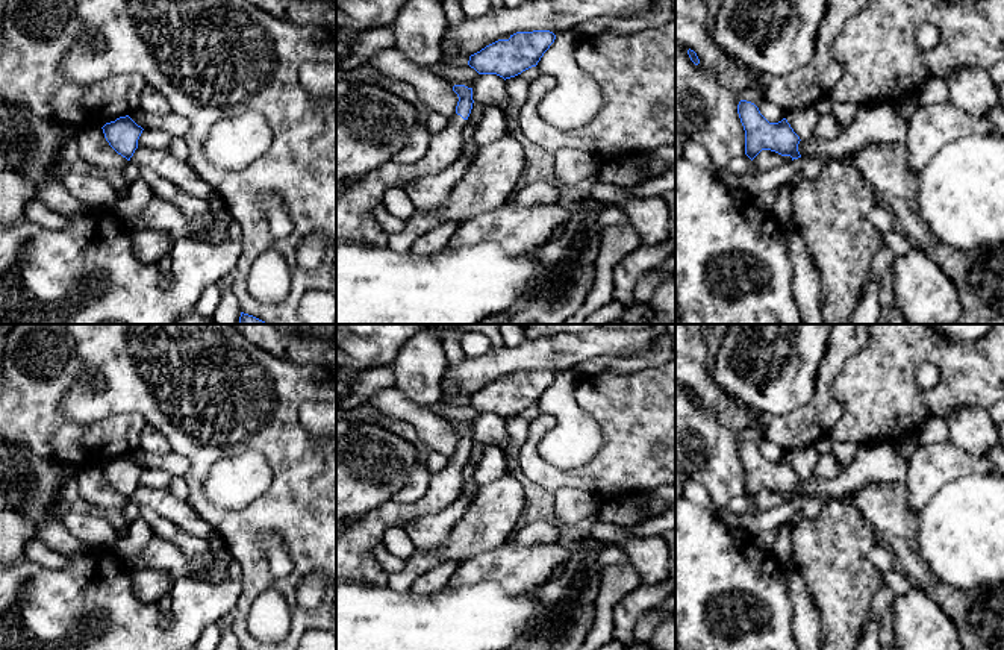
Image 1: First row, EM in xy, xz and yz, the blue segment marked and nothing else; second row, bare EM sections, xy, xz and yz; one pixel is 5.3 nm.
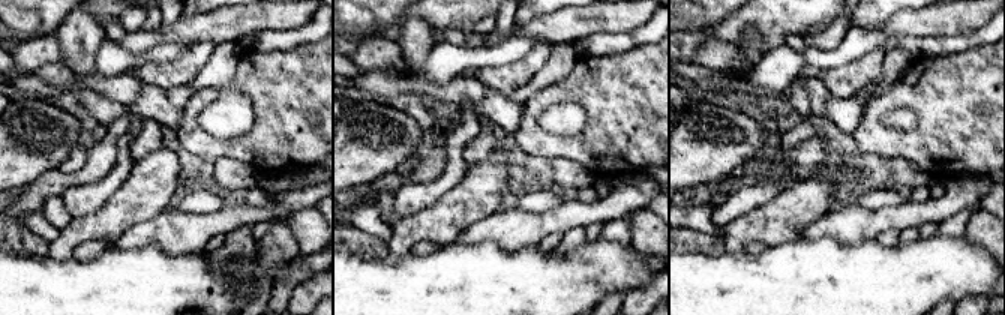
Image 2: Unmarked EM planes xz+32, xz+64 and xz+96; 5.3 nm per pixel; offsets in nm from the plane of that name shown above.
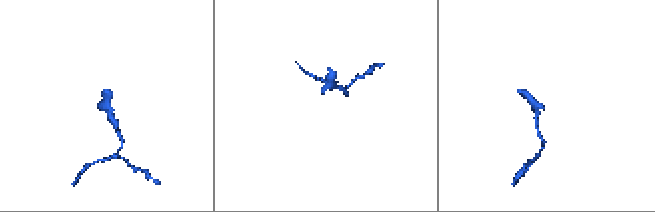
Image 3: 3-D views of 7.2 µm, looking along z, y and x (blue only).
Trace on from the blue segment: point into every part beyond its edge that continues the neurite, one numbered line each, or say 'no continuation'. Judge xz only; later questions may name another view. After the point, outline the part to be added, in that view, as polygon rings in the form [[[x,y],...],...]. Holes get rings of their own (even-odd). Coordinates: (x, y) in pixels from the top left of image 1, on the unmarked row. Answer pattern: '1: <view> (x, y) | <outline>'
1: xz (355, 559) | [[[454,453],[447,467],[432,474],[427,492],[415,503],[397,503],[394,498],[353,518],[336,538],[336,579],[353,579],[365,585],[388,586],[389,573],[374,558],[374,547],[389,527],[433,515],[450,506],[462,492],[462,473],[466,459]]]

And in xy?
no continuation

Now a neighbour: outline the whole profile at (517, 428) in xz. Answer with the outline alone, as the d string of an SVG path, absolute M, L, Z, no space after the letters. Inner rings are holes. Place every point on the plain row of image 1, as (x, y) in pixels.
M519 415L504 420L506 430L510 438L510 444L504 448L507 459L516 461L519 452L527 439L530 421L521 418Z

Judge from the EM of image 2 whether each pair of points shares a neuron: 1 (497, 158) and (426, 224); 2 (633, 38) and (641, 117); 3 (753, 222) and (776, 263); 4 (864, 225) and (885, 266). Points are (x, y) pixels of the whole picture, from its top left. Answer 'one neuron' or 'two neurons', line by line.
1: one neuron
2: two neurons
3: two neurons
4: two neurons

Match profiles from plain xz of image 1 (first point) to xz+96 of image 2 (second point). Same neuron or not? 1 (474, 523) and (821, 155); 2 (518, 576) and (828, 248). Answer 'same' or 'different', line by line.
1: different
2: different

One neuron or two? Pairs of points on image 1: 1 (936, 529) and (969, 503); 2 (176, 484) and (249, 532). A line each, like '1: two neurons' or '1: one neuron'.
1: one neuron
2: two neurons

